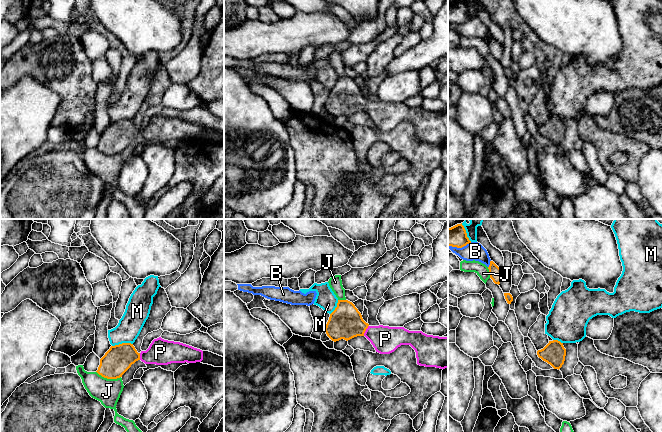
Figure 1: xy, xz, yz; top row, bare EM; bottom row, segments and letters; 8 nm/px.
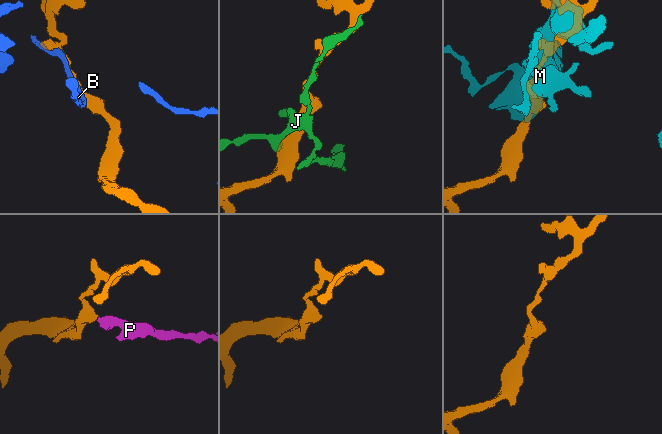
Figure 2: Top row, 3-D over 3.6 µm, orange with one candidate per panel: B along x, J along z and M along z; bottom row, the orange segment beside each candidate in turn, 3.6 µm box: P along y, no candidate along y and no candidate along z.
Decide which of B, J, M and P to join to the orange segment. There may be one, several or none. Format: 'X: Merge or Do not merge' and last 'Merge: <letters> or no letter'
B: Do not merge
J: Do not merge
M: Do not merge
P: Merge
Merge: P

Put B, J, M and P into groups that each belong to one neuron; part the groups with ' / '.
B / J / M / P

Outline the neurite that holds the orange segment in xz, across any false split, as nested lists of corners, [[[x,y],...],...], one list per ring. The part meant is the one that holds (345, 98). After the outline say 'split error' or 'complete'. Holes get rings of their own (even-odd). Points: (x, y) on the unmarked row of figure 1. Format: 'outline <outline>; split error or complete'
outline [[[338,76],[324,107],[334,118],[365,112],[380,130],[390,130],[401,121],[410,121],[416,128],[418,141],[448,144],[448,113],[409,107],[404,103],[370,102],[348,76]]]; split error

